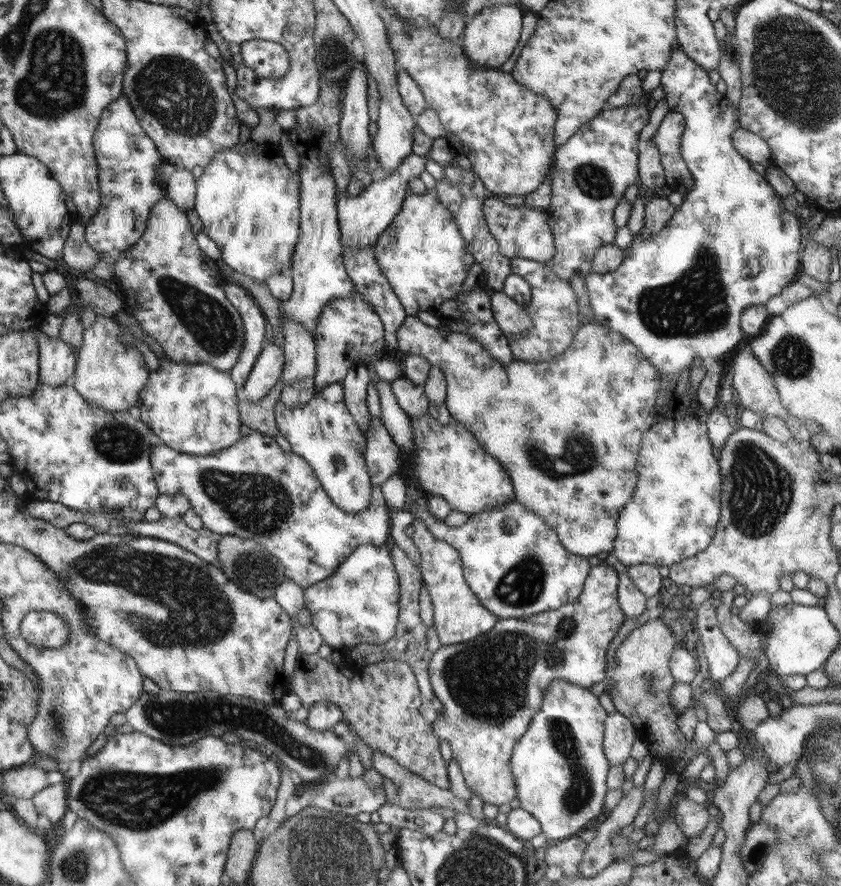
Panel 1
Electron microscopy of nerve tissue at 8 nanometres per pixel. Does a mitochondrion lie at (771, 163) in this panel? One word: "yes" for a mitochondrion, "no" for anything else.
no

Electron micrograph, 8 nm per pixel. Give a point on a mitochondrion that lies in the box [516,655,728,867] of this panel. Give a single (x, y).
(579, 795)

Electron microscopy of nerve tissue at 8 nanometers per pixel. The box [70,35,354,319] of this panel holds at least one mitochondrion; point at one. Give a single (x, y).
(176, 93)

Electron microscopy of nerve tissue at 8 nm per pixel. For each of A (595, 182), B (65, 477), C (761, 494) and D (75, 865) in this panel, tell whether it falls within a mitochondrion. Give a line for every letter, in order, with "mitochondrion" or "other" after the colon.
A: mitochondrion
B: other
C: mitochondrion
D: mitochondrion

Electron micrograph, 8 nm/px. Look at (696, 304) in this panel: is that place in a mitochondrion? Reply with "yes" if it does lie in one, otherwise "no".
yes

